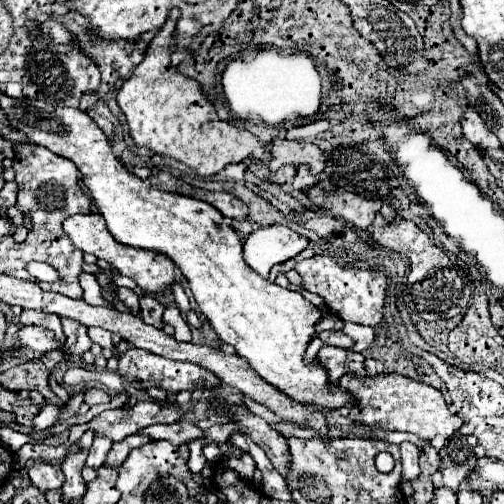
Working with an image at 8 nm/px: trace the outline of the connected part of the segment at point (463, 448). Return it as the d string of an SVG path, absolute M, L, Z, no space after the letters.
M454 435L446 441L446 445L440 451L440 465L438 471L430 477L434 487L448 487L452 491L458 491L462 481L470 477L470 473L476 467L476 437L462 437Z

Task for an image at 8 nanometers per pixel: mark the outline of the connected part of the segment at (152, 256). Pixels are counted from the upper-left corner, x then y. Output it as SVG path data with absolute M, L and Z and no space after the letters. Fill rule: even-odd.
M78 213L78 215L72 215L72 217L68 217L64 221L62 227L64 227L64 233L68 235L68 239L72 241L74 247L78 247L84 253L96 255L96 259L108 261L110 265L114 265L118 269L120 275L130 277L144 293L158 295L158 293L164 293L166 289L170 289L176 283L176 267L174 267L174 263L166 255L152 253L152 251L140 251L140 249L134 249L134 247L128 247L128 245L120 245L110 235L110 231L106 229L104 219L98 213L90 213L90 215Z

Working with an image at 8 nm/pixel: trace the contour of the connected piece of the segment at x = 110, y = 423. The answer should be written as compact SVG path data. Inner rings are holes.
M154 401L136 403L134 407L120 407L102 411L98 417L88 421L88 431L94 435L106 435L114 443L122 441L128 435L134 435L138 429L154 423L174 423L182 411L172 405L158 405Z

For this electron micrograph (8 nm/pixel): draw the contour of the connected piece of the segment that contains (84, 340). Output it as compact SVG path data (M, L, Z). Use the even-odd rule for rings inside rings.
M62 319L62 327L66 333L66 345L64 345L64 359L62 363L70 363L70 357L82 357L90 347L92 339L88 337L88 329L76 321Z

